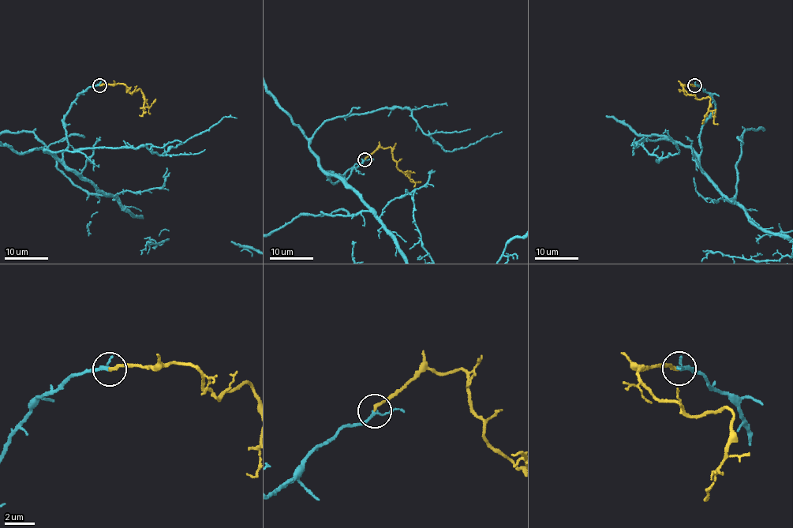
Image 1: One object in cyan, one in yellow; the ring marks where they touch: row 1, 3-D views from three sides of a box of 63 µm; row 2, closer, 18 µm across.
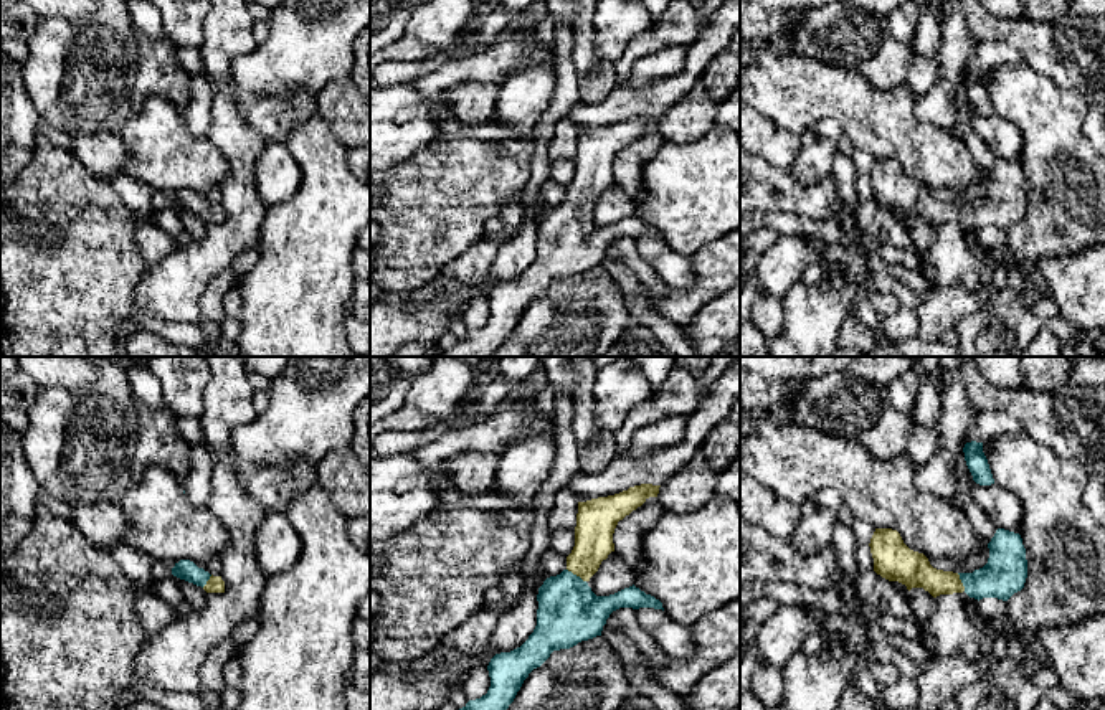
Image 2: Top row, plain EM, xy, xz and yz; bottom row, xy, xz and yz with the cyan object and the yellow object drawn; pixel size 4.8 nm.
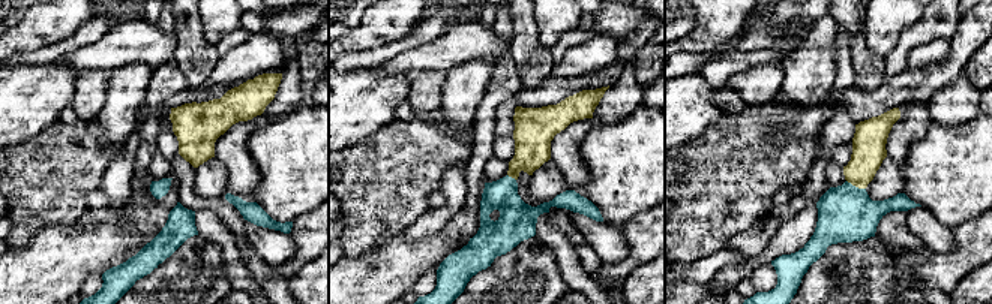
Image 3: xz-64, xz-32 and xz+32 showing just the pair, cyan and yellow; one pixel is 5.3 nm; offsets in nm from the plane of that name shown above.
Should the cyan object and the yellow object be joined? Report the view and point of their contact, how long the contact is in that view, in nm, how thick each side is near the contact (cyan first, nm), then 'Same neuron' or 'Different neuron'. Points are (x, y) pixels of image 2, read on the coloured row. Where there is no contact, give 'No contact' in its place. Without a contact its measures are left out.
Touches cyan at xz (575, 575). Shared border 120 nm. Thickness 300 nm (cyan) against 190 nm. Same neuron

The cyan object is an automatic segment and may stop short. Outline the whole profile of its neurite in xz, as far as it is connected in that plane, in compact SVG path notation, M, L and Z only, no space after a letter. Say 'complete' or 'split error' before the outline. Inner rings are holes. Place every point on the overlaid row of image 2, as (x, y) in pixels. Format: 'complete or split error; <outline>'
split error; M641 484L614 495L578 502L575 547L567 556L567 568L538 588L534 632L520 647L491 659L487 693L459 710L507 710L529 674L553 651L601 636L606 619L619 608L664 611L659 599L634 585L609 596L596 596L588 586L601 561L614 551L613 533L618 522L649 497L657 497L659 487Z

